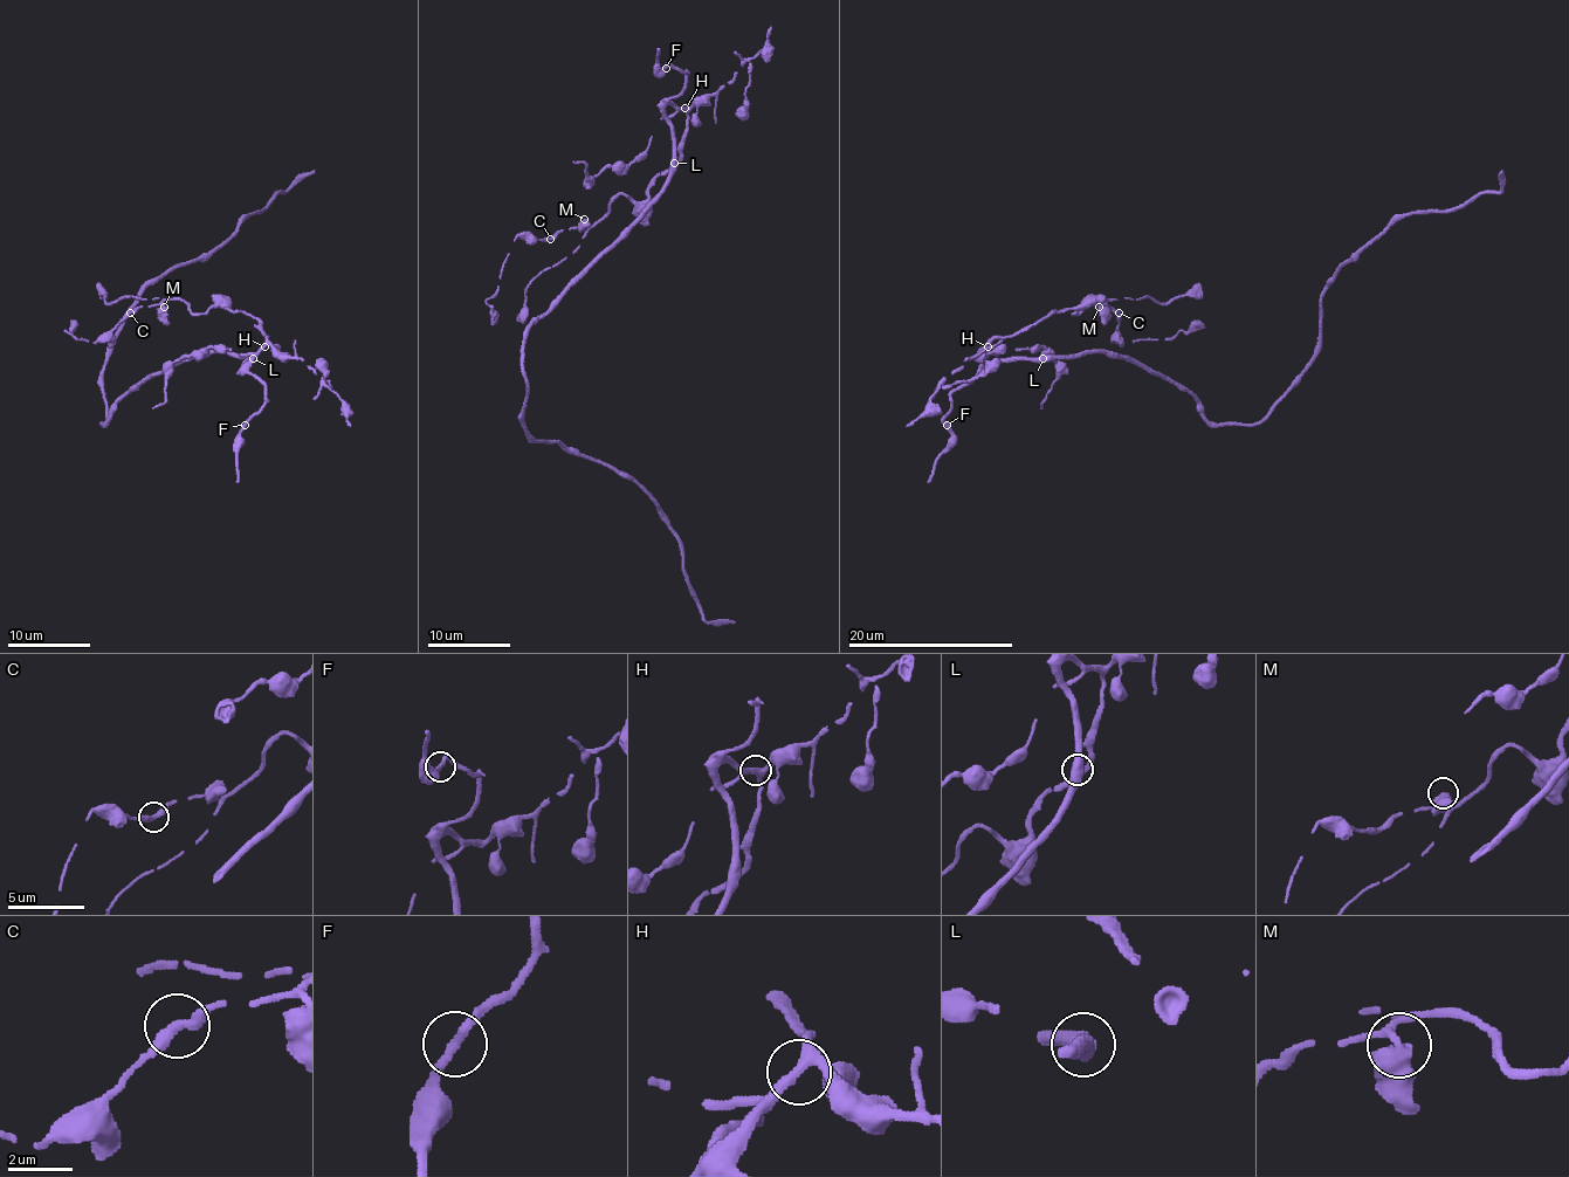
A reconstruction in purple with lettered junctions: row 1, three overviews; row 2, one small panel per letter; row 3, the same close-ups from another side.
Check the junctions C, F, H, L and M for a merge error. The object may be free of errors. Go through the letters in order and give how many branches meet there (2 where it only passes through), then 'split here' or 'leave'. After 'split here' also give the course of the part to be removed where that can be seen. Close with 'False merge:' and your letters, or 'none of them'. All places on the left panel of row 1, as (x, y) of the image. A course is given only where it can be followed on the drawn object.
C: 2 | leave
F: 2 | leave
H: 3 | leave
L: 2 | leave
M: 3 | leave
False merge: none of them

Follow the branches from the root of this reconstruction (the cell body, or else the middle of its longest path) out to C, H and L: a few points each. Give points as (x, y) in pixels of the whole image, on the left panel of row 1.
C: (158, 374), (210, 352), (252, 358), (266, 342), (262, 325), (225, 307), (193, 312), (181, 300), (129, 312)
H: (158, 374), (210, 352), (231, 352), (252, 358), (247, 356), (263, 345)
L: (158, 374), (210, 352), (231, 352), (254, 358)

